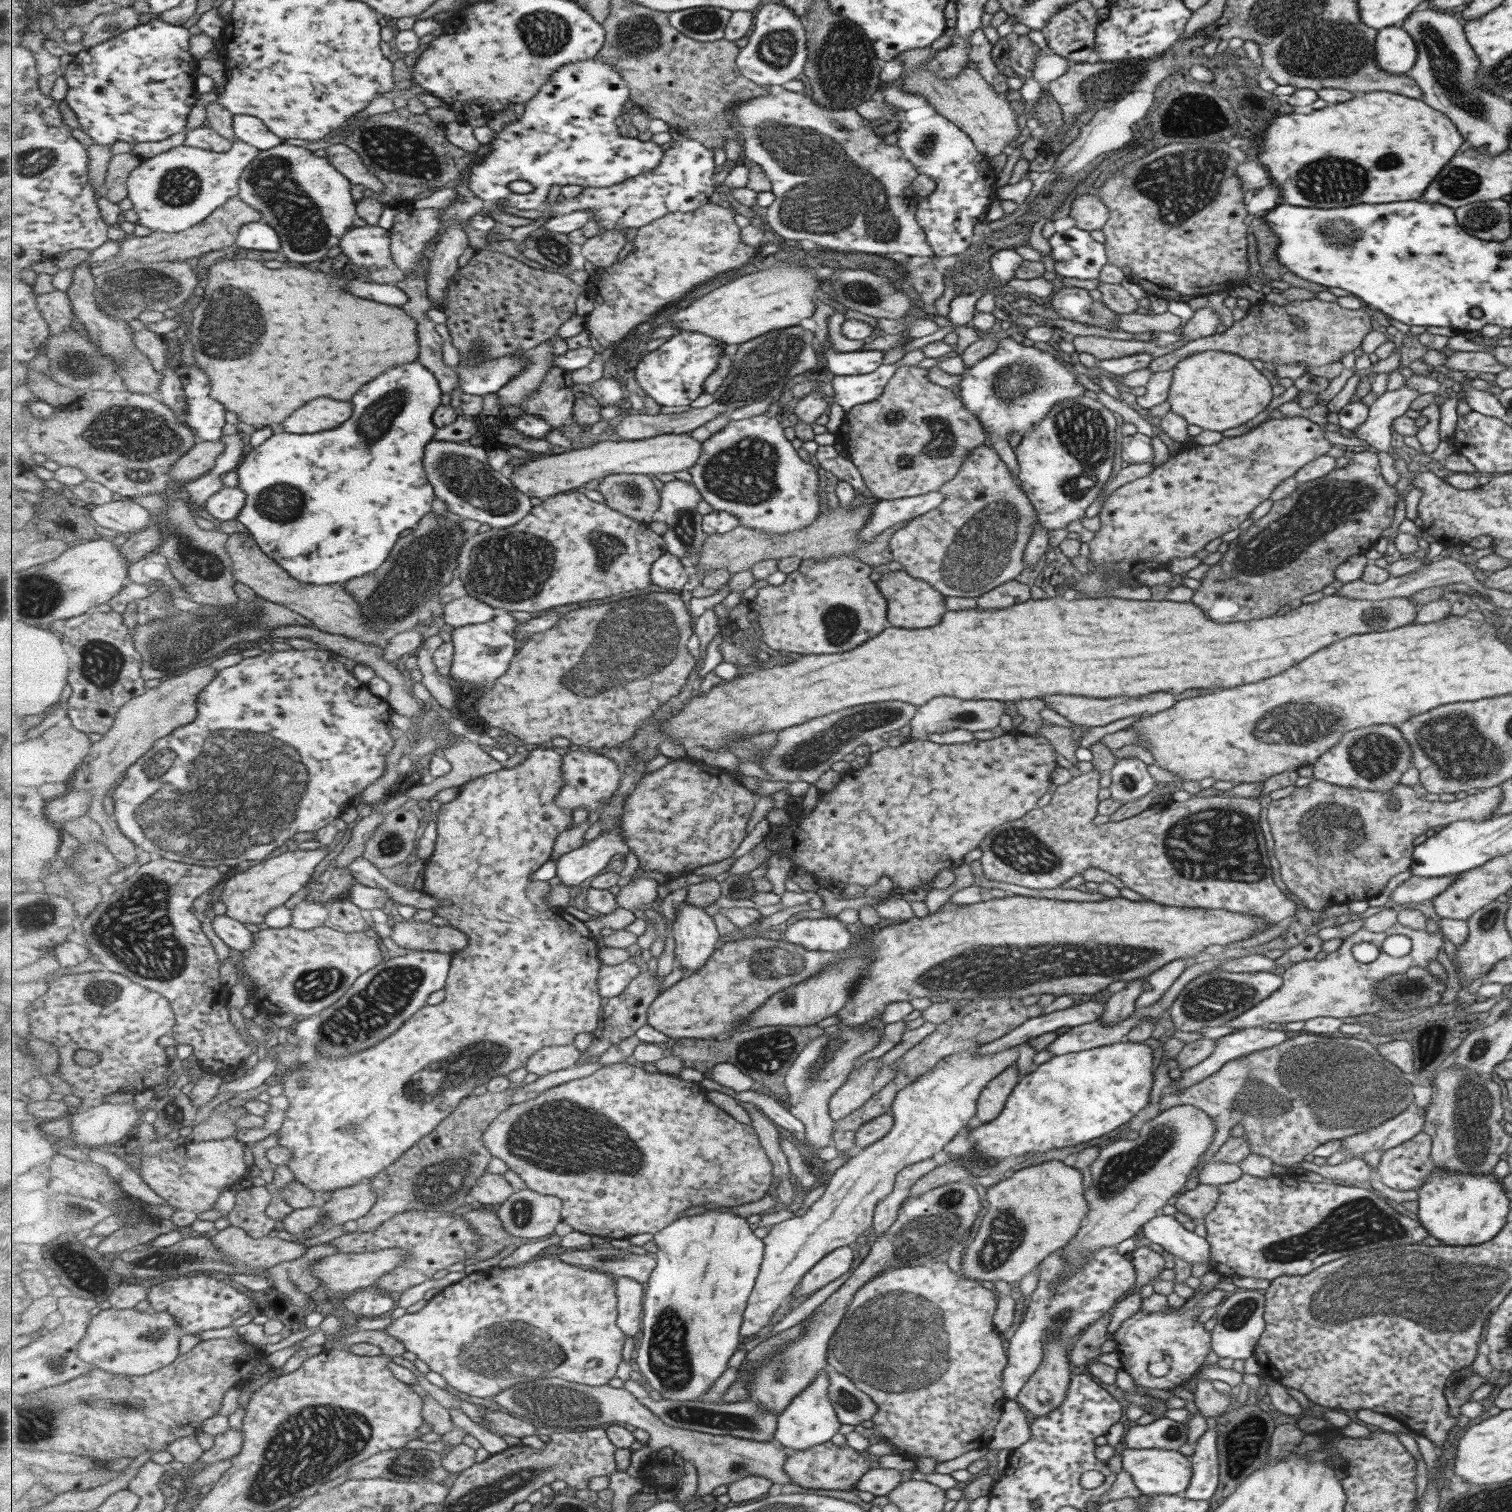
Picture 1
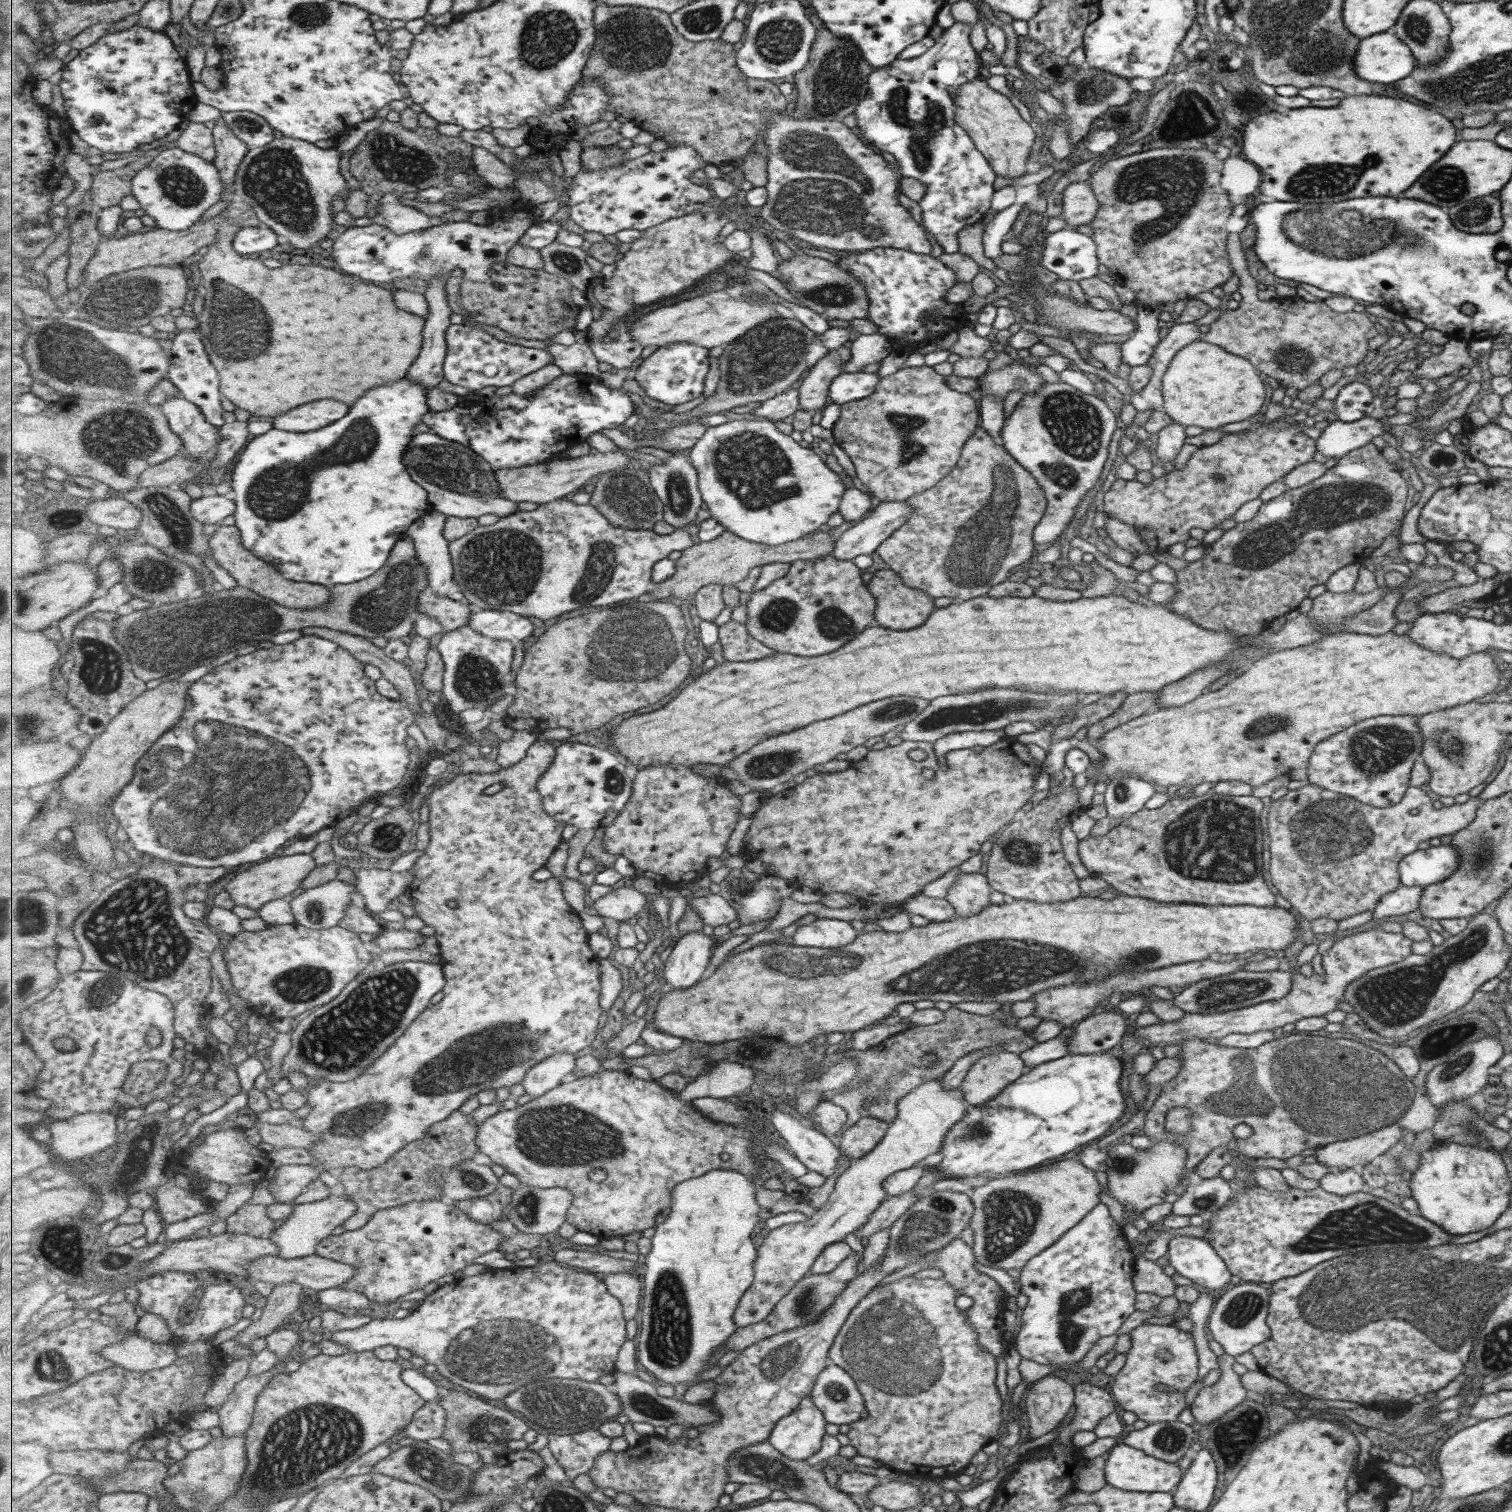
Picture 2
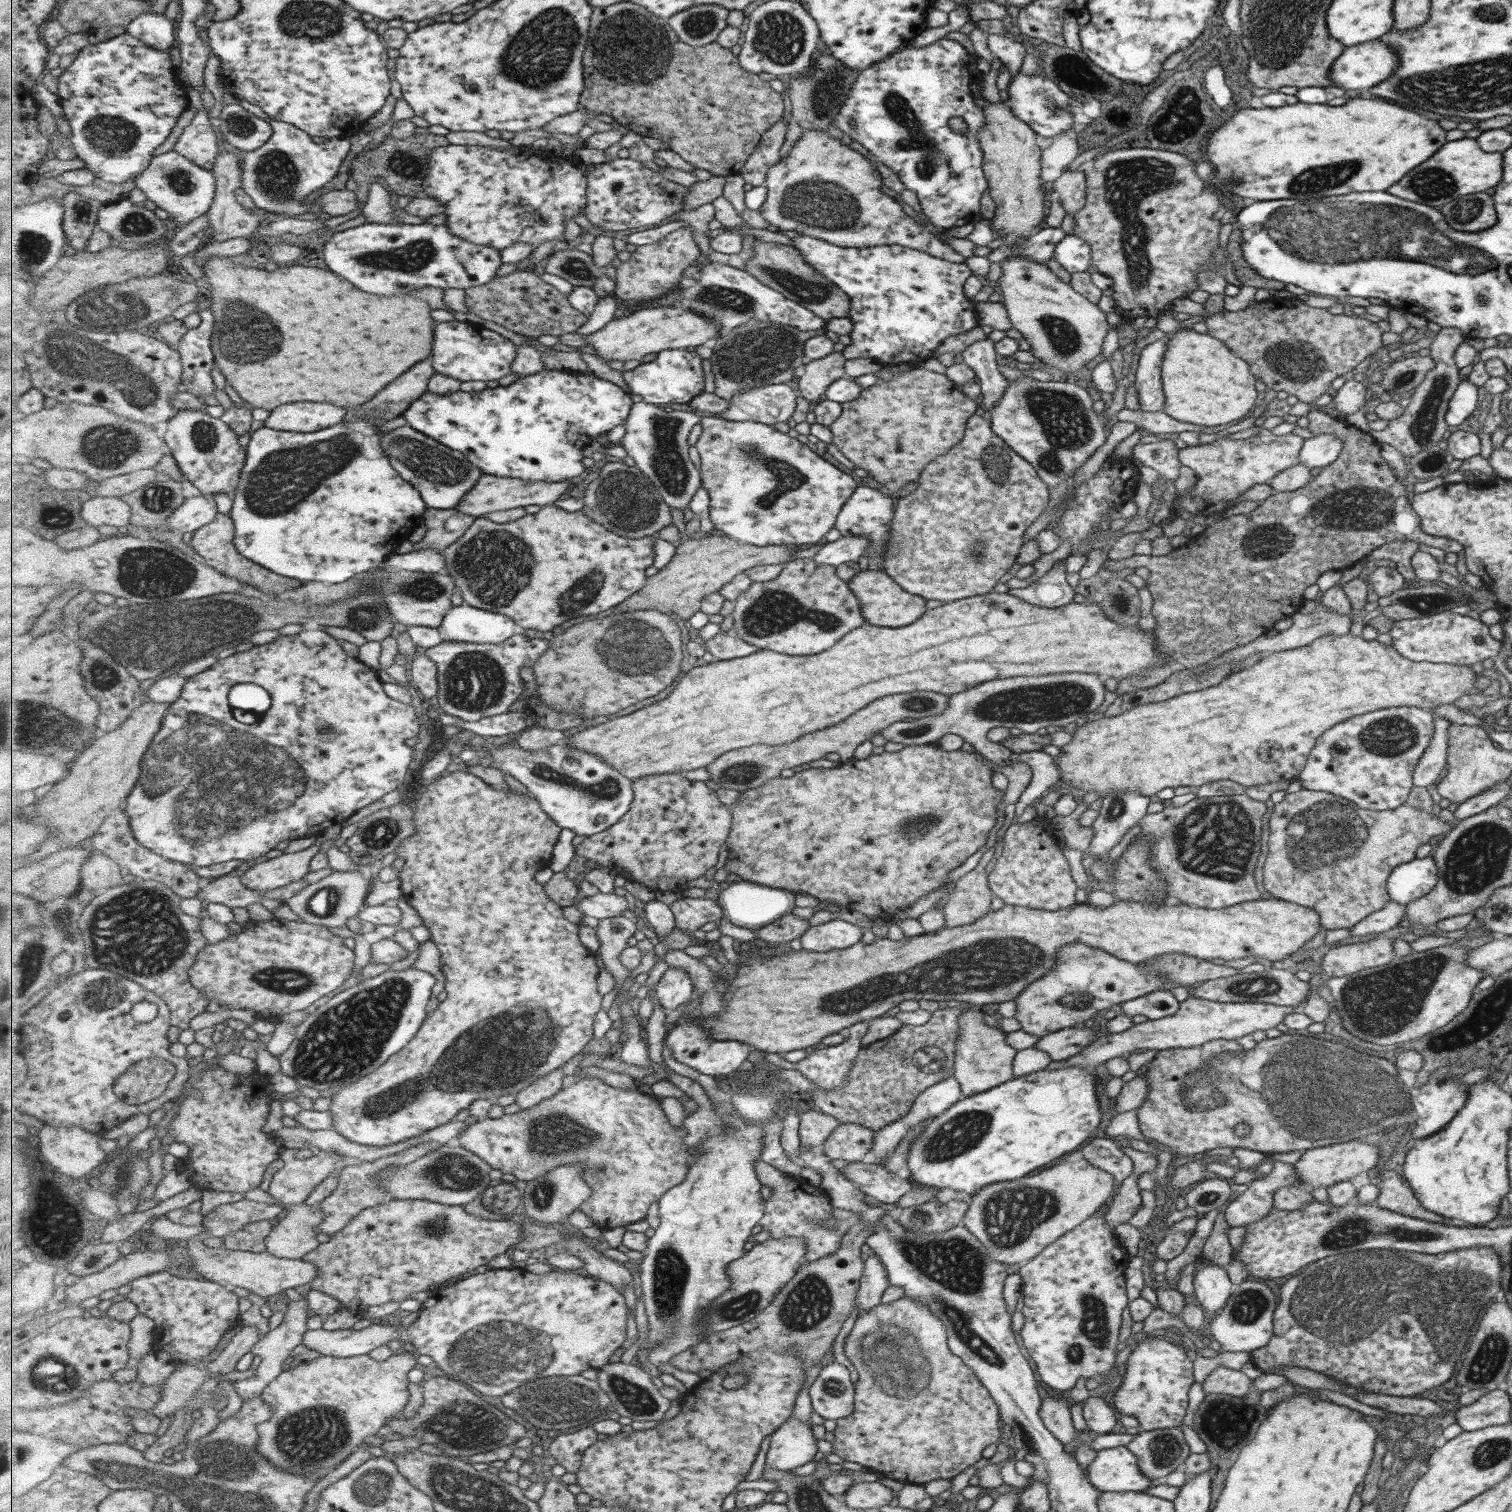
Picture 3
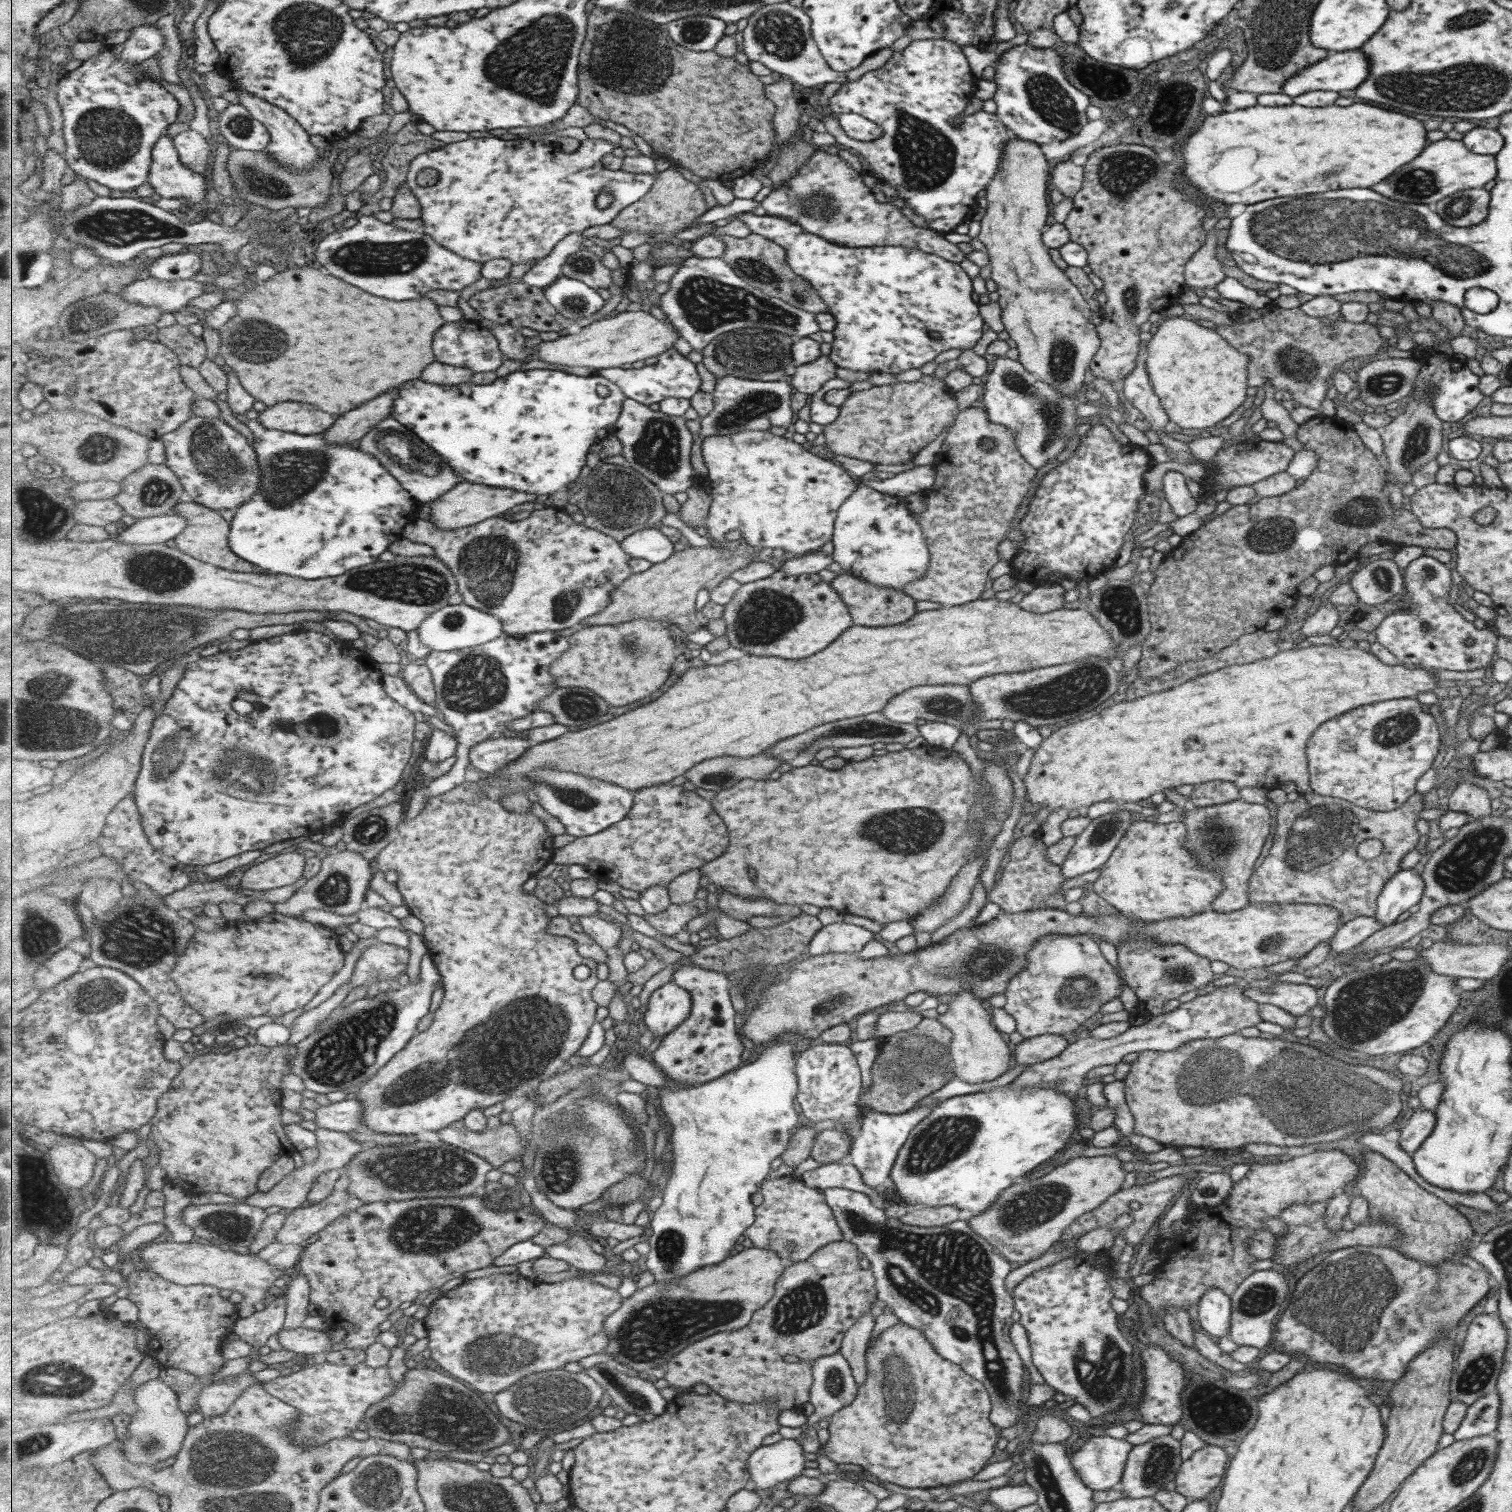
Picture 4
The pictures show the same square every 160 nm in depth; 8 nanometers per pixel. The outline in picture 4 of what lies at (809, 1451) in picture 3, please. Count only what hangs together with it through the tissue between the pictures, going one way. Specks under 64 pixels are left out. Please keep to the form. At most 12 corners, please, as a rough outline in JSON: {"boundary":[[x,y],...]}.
{"boundary":[[782,1437],[749,1458],[749,1489],[799,1477],[801,1444]]}

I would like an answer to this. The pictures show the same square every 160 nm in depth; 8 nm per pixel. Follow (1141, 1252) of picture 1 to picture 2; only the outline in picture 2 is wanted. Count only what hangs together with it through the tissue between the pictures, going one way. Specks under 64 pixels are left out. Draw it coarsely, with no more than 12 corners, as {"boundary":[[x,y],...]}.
{"boundary":[[1134,1258],[1135,1292],[1161,1298],[1176,1287],[1155,1261]]}

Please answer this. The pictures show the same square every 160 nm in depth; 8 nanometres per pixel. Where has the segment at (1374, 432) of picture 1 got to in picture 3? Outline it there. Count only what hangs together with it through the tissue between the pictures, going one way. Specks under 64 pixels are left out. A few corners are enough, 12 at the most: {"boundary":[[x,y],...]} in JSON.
{"boundary":[[1318,434],[1302,442],[1298,464],[1323,468],[1337,458],[1341,441]]}

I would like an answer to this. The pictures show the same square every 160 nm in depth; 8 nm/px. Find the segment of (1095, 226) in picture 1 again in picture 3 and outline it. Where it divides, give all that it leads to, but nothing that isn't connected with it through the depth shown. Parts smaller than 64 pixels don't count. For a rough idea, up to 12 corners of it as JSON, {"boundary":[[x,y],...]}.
{"boundary":[[1063,171],[1051,184],[1065,214],[1084,205],[1083,171]]}

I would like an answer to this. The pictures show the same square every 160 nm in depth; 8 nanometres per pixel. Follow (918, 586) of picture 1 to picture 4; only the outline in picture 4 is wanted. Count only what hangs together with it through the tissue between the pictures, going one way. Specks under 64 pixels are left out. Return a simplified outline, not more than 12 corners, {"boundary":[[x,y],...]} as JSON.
{"boundary":[[838,574],[831,585],[852,625],[889,627],[910,620],[903,591]]}

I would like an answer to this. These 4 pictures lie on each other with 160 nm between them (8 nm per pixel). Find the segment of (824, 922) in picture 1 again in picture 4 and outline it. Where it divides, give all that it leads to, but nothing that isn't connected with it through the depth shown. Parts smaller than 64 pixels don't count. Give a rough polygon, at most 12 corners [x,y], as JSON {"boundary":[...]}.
{"boundary":[[833,922],[817,929],[811,956],[859,953],[877,935],[864,927]]}

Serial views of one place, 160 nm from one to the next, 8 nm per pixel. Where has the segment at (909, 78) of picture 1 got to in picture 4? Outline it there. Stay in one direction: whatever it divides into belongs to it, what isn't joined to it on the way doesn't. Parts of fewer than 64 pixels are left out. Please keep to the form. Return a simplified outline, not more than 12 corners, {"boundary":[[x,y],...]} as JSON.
{"boundary":[[1014,134],[976,239],[1017,361],[1063,396],[1098,349],[1050,259],[1048,162]]}

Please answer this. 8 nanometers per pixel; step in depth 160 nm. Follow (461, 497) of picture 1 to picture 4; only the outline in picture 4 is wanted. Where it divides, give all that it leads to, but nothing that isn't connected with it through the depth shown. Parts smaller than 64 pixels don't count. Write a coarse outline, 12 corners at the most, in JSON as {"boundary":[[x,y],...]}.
{"boundary":[[393,417],[358,448],[380,460],[415,500],[463,483],[434,448]]}

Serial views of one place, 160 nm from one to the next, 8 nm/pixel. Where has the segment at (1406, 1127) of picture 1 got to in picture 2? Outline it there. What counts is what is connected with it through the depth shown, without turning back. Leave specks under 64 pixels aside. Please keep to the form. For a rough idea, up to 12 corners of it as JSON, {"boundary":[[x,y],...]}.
{"boundary":[[1389,1126],[1314,1149],[1329,1172],[1360,1169],[1398,1142]]}

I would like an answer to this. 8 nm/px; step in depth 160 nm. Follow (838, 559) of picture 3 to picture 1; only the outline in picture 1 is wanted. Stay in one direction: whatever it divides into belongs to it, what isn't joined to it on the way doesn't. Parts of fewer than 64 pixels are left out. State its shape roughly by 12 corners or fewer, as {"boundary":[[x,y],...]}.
{"boundary":[[932,491],[881,500],[856,533],[858,542],[925,515],[943,502]]}

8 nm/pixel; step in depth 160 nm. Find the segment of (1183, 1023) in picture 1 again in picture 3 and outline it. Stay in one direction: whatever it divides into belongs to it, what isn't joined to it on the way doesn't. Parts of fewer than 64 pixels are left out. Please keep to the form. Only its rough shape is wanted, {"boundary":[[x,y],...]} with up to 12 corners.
{"boundary":[[1287,970],[1207,980],[1191,998],[1297,1007],[1310,986]]}

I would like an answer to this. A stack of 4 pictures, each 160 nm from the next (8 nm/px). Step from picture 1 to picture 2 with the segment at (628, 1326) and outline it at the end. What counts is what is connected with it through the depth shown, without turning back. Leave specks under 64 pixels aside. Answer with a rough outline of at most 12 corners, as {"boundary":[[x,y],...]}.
{"boundary":[[629,1272],[601,1274],[626,1319],[641,1312],[644,1283]]}

